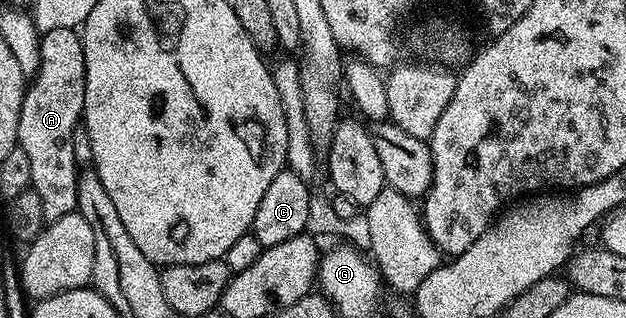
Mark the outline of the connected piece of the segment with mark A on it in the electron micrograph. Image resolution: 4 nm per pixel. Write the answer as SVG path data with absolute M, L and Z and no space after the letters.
M50 28L43 31L40 40L40 67L24 91L16 141L20 148L26 150L26 155L30 156L31 189L36 190L42 200L42 216L45 223L54 222L77 209L80 174L74 160L72 143L74 130L82 122L85 92L86 60L83 37L73 28Z

